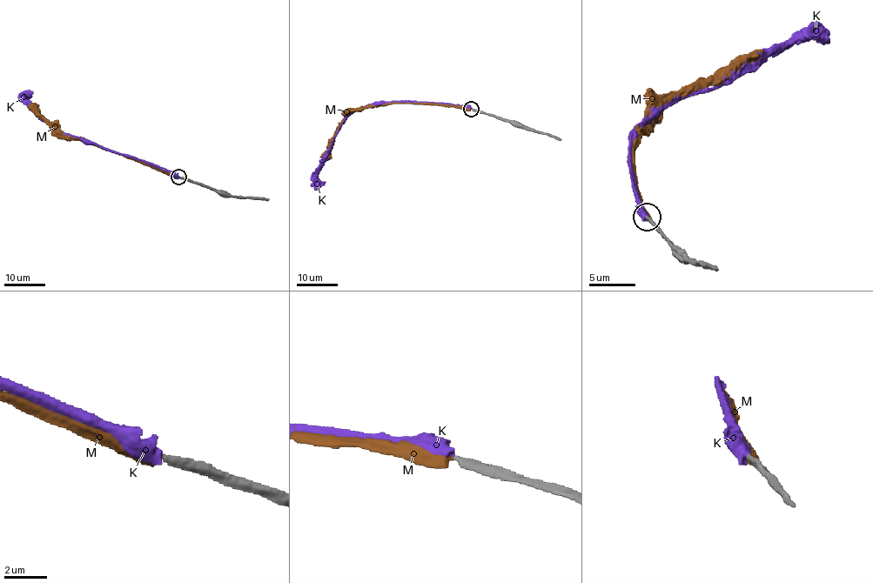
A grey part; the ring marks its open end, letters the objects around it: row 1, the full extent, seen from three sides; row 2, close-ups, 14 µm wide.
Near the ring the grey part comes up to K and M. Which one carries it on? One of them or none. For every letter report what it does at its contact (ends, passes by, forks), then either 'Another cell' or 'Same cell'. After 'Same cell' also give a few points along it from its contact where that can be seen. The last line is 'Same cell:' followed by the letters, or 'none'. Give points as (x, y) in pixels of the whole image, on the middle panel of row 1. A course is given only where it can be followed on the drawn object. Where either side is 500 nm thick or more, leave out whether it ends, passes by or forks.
K: It passes by. Another cell
M: It ends there. Same cell. Its course: (471, 109), (413, 103), (356, 108), (346, 117), (323, 160)
Same cell: M

